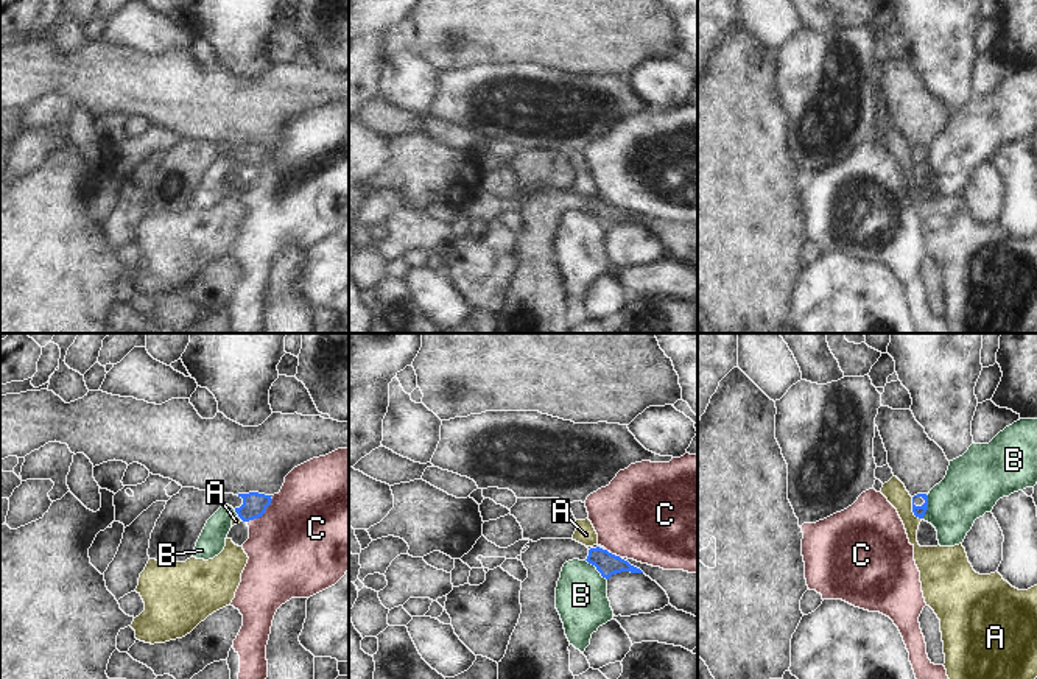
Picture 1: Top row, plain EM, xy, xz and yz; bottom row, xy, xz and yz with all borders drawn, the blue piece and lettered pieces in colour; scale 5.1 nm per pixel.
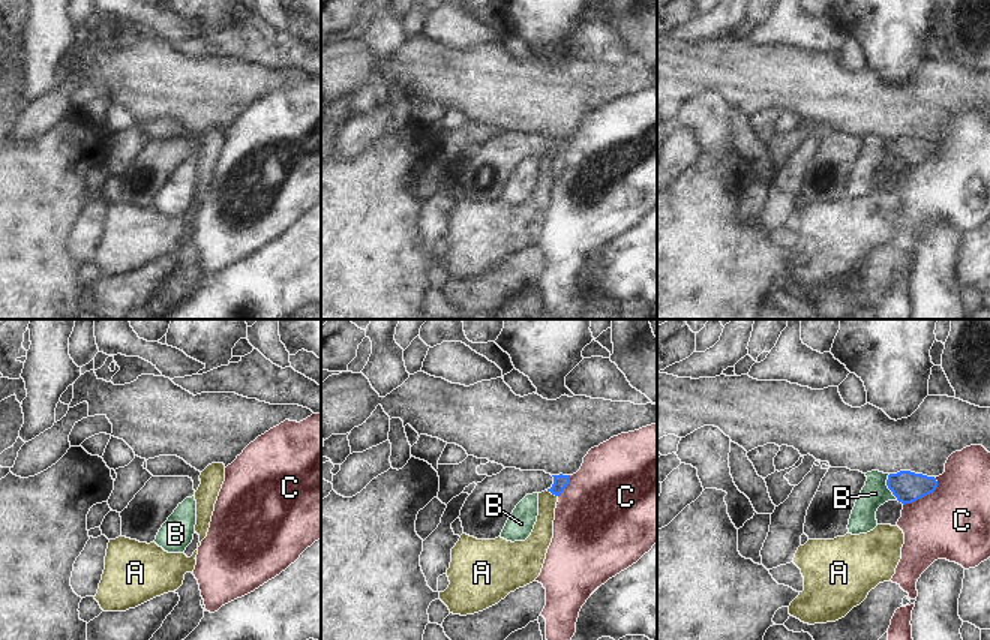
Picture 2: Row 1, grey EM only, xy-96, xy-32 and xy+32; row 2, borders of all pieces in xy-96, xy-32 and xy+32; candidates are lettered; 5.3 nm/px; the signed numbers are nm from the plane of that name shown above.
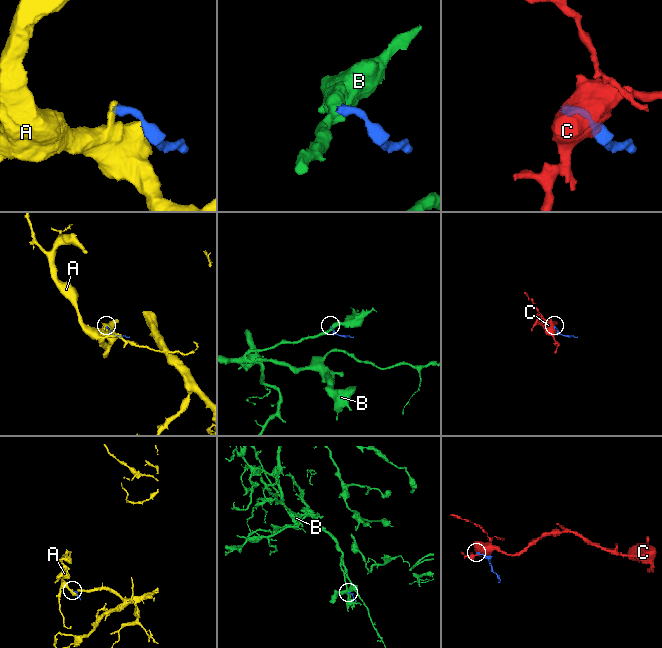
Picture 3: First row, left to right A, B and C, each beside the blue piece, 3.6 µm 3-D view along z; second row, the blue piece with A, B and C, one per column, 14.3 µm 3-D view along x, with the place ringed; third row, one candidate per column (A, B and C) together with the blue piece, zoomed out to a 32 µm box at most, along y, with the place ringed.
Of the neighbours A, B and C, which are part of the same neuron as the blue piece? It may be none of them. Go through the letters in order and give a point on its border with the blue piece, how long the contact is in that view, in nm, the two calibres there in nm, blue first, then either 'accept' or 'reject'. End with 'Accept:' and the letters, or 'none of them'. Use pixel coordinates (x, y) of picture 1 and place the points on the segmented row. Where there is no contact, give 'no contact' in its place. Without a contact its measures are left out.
A: meets blue in yz at (913, 510); contact 130 nm long; 60 nm thick on the blue side, 120 nm on the other; reject
B: meets blue in yz at (927, 506); contact 140 nm long; 60 nm thick on the blue side, 300 nm on the other; reject
C: meets blue in xy at (263, 513); contact 190 nm long; 130 nm thick on the blue side, 500 nm on the other; reject
Accept: none of them

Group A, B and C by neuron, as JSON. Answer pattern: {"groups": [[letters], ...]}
{"groups": [["A"], ["B"], ["C"]]}

